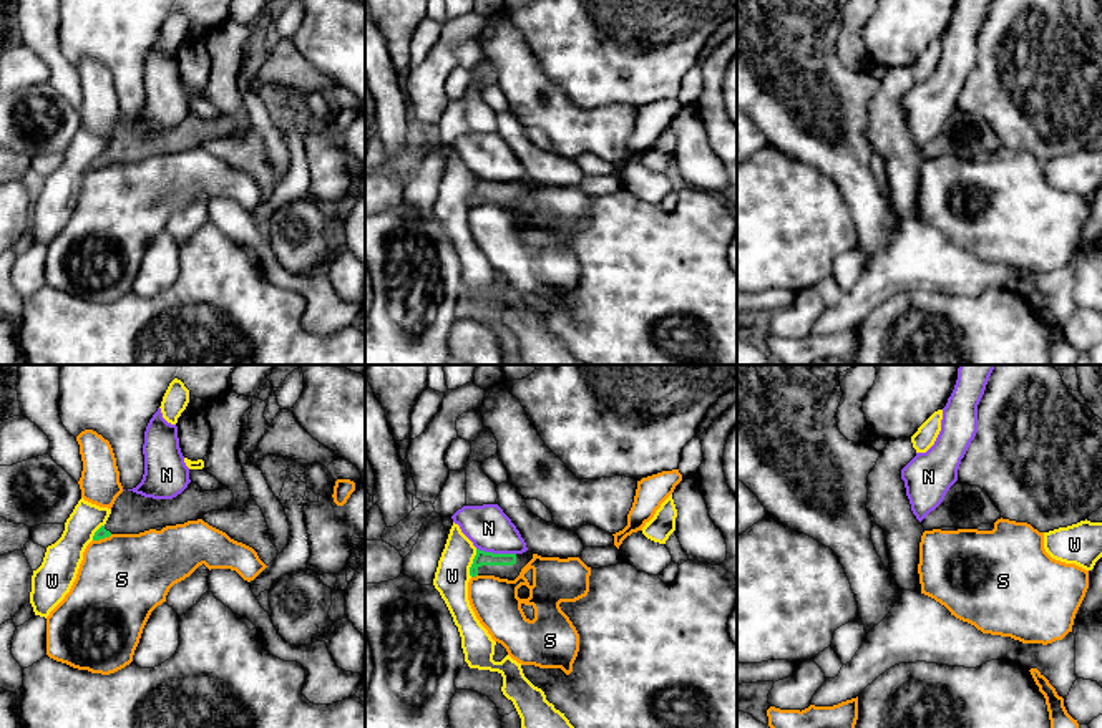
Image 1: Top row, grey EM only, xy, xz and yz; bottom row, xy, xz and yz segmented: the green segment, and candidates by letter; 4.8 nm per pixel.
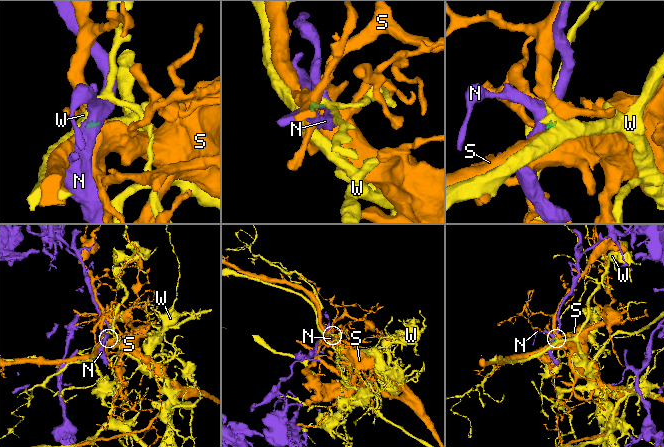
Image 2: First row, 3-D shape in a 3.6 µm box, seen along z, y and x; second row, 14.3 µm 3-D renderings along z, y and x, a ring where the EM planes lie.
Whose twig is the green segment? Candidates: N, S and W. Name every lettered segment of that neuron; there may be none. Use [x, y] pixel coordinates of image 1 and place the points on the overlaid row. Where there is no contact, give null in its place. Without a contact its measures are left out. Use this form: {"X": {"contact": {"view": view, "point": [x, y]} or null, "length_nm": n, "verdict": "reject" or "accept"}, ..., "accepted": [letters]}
{"N": {"contact": {"view": "xz", "point": [497, 554]}, "length_nm": 190, "verdict": "reject"}, "S": {"contact": {"view": "xz", "point": [473, 576]}, "length_nm": 40, "verdict": "reject"}, "W": {"contact": {"view": "xz", "point": [473, 562]}, "length_nm": 140, "verdict": "reject"}, "accepted": []}

